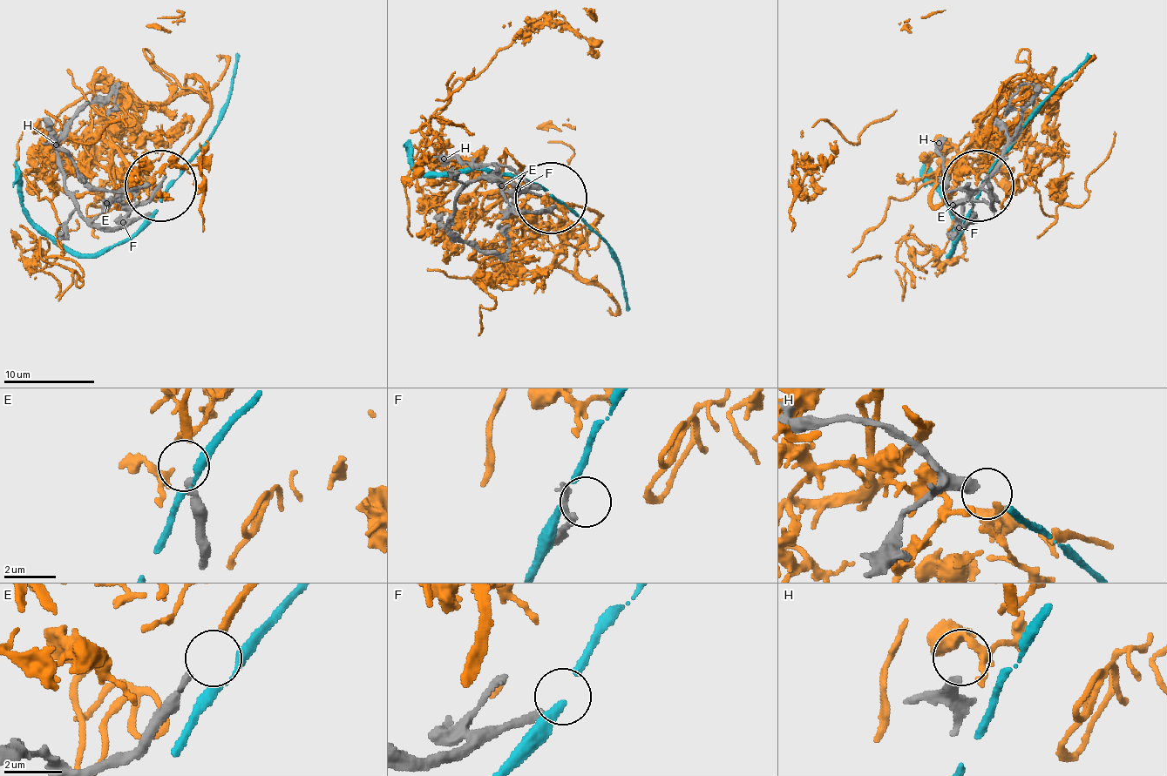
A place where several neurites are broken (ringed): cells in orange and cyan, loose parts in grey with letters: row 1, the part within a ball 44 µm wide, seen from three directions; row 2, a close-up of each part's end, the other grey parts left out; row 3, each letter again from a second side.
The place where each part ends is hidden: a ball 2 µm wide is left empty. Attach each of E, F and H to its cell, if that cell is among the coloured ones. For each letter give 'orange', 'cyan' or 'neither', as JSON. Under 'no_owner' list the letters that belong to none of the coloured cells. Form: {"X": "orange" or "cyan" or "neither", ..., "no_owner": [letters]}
{"E": "orange", "F": "neither", "H": "neither", "no_owner": ["F", "H"]}

